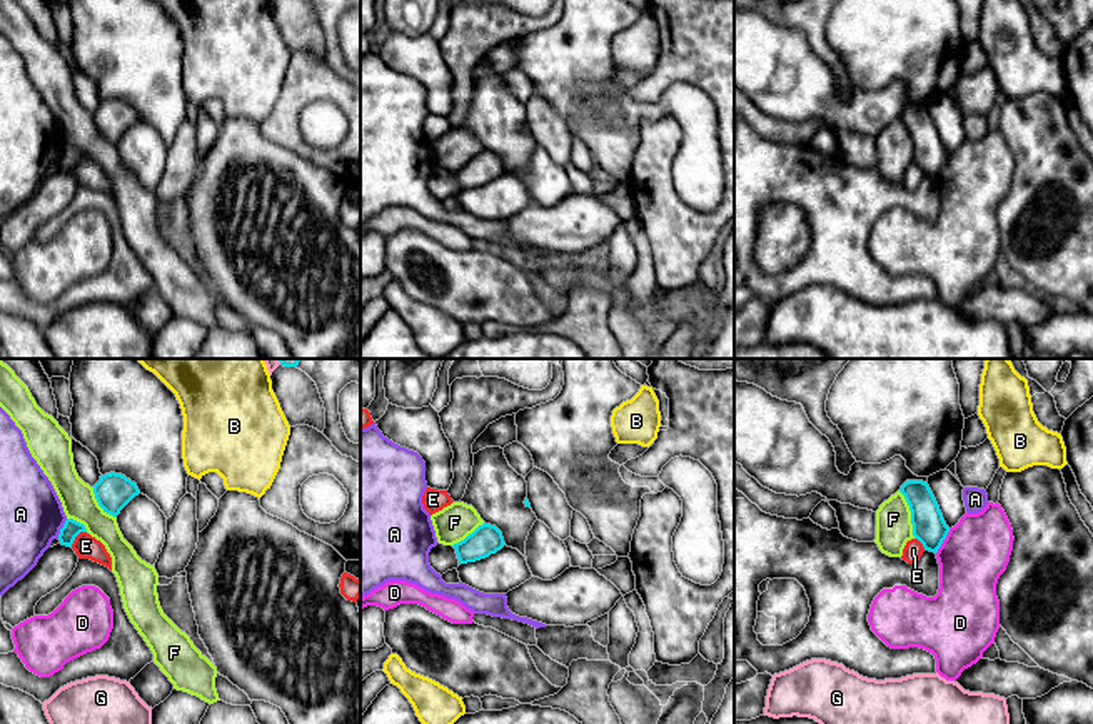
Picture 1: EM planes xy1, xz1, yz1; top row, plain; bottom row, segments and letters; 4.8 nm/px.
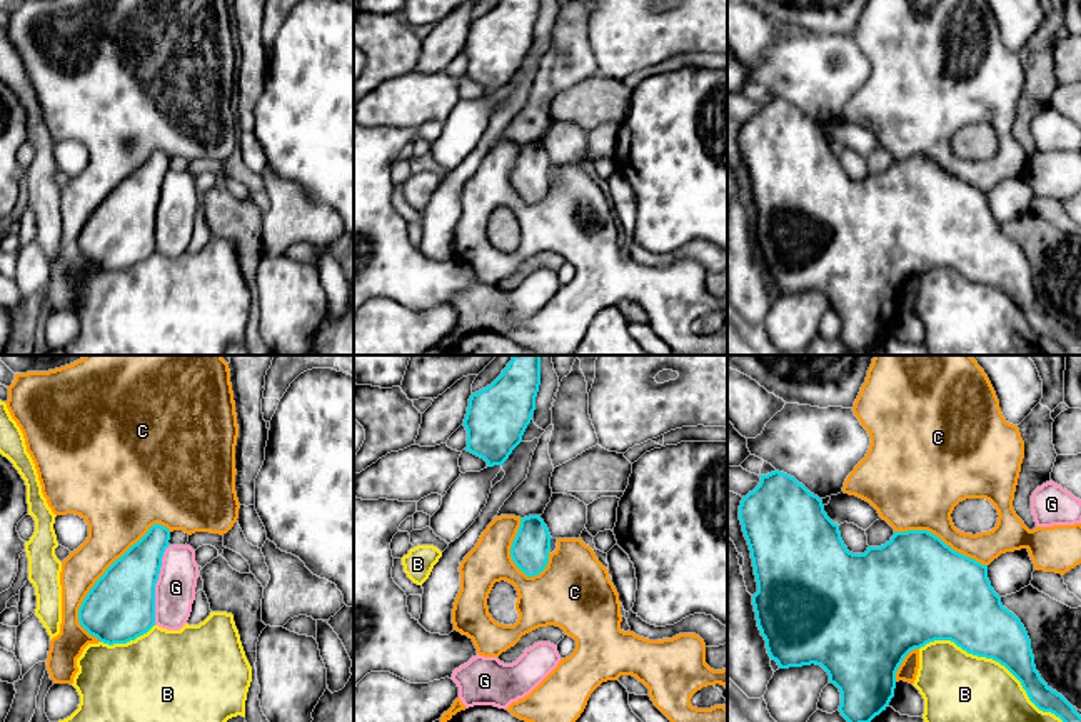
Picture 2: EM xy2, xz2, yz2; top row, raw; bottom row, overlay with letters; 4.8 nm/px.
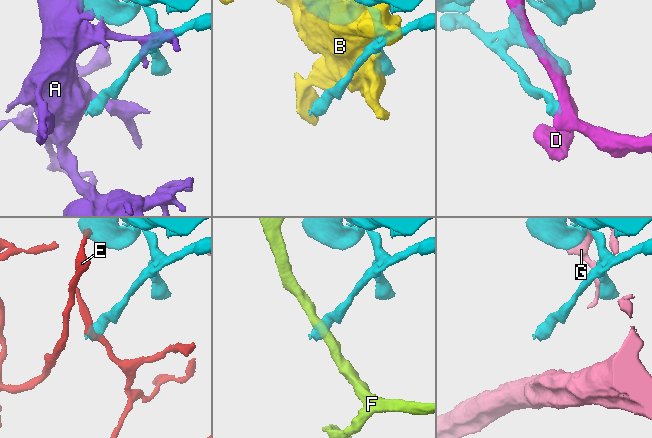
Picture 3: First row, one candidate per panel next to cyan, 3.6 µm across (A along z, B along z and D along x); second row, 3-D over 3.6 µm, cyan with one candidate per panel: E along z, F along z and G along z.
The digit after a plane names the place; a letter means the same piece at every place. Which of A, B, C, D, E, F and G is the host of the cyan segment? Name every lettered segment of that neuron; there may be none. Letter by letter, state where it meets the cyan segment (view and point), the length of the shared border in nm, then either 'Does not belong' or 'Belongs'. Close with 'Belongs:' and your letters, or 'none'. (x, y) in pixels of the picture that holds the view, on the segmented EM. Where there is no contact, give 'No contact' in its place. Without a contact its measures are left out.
A: Touches cyan at xy1 (60, 529). Shared border 110 nm. Does not belong
B: Touches cyan at yz2 (995, 659). Shared border 800 nm. Does not belong
C: Touches cyan at xy2 (105, 571). Shared border 650 nm. Belongs
D: Touches cyan at yz1 (943, 539). Shared border 140 nm. Does not belong
E: Touches cyan at xy1 (77, 534). Shared border 110 nm. Does not belong
F: Touches cyan at yz1 (911, 514). Shared border 240 nm. Does not belong
G: Touches cyan at xy2 (155, 582). Shared border 400 nm. Does not belong
Belongs: C

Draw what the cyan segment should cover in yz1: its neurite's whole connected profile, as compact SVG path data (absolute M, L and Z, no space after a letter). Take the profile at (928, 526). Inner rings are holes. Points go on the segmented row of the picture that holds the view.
M906 480L899 492L904 495L911 510L914 539L923 544L924 551L936 554L949 532L949 527L943 519L928 482Z

